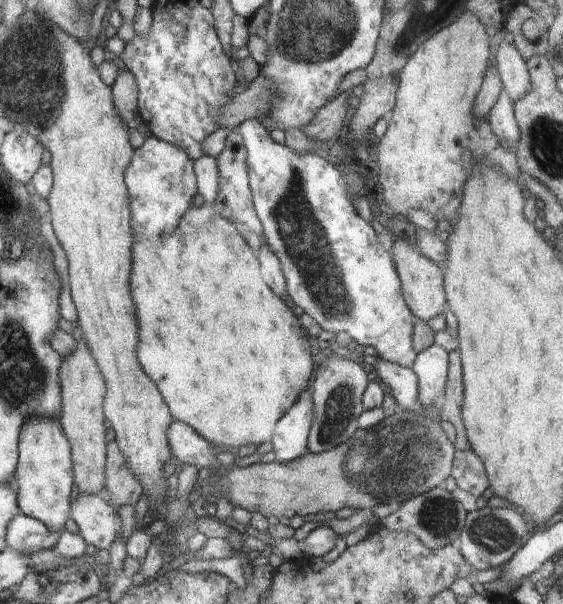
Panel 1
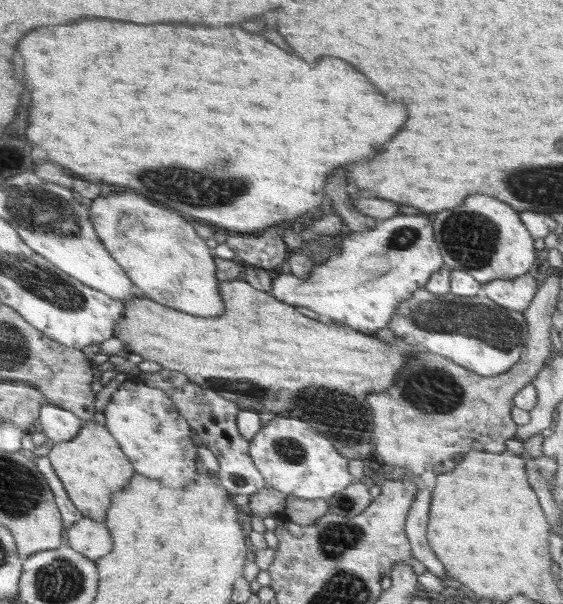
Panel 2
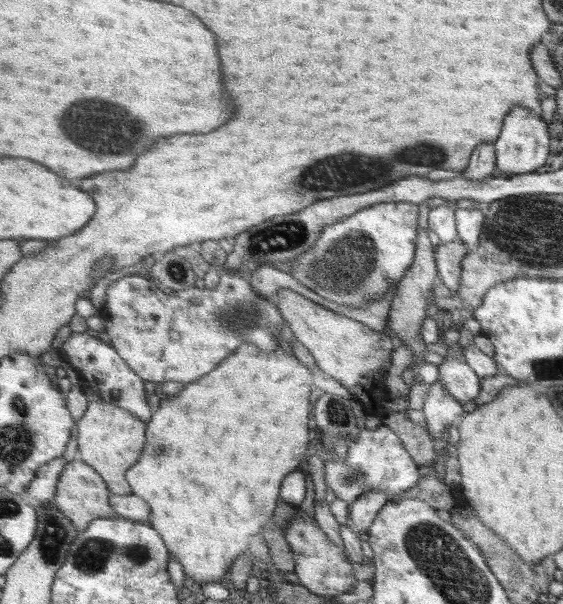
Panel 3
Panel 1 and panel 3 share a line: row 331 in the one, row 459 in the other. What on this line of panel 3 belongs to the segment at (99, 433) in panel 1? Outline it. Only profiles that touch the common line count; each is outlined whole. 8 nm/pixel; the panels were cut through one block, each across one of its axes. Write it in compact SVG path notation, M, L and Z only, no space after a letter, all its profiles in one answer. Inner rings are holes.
M77 457L68 463L60 479L59 490L55 498L58 508L76 524L78 530L85 531L95 520L100 518L118 518L119 512L112 506L112 492L105 478L90 463Z

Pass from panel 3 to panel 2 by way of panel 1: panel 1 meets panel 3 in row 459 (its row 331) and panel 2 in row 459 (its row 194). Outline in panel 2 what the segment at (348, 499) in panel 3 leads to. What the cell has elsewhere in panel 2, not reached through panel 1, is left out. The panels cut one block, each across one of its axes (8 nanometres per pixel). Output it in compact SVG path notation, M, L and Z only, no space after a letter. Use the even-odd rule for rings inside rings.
M278 415L270 420L249 441L249 455L267 486L285 495L306 500L326 499L354 482L348 472L348 458L329 442L326 435L298 417Z

